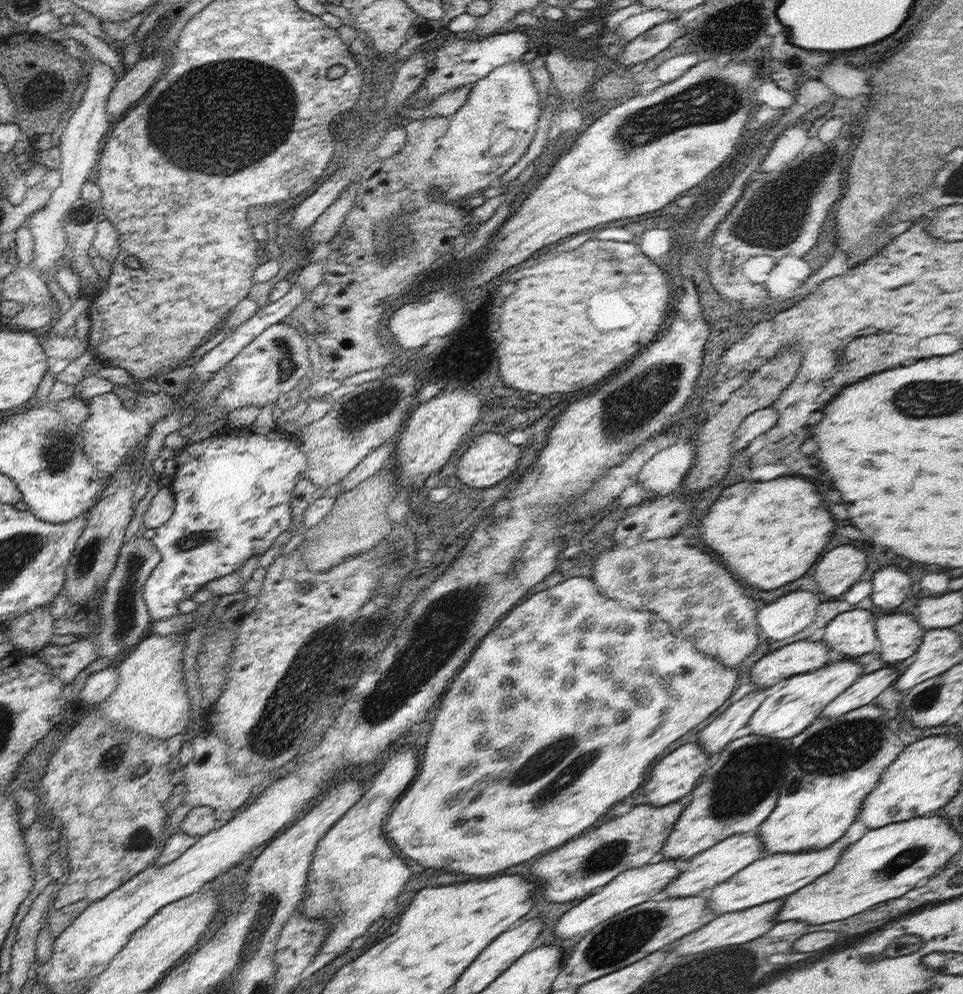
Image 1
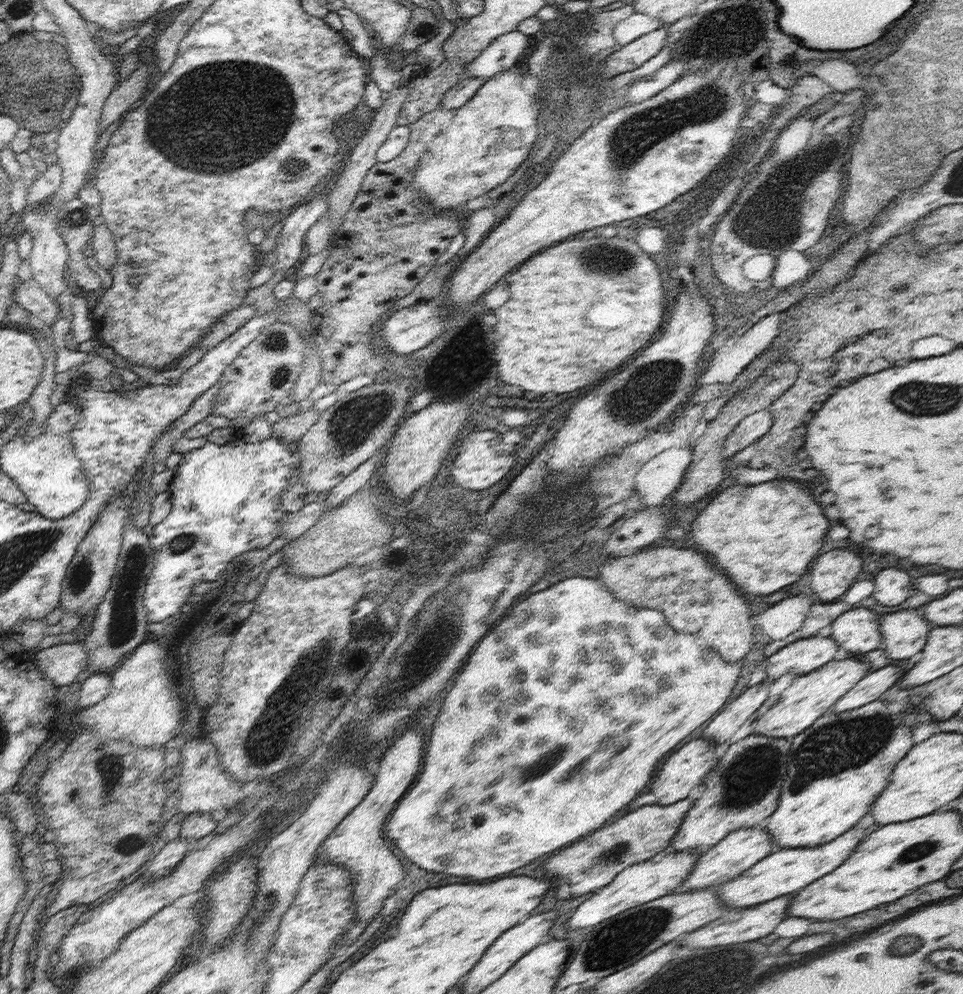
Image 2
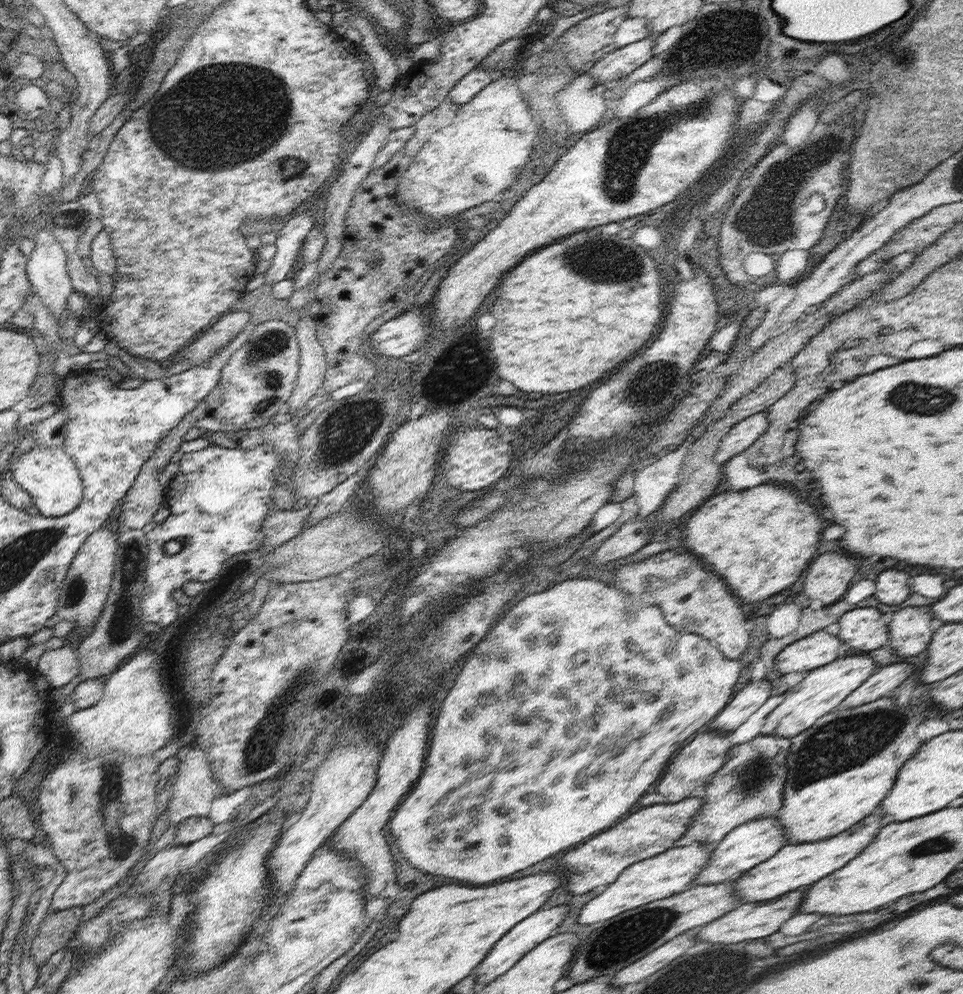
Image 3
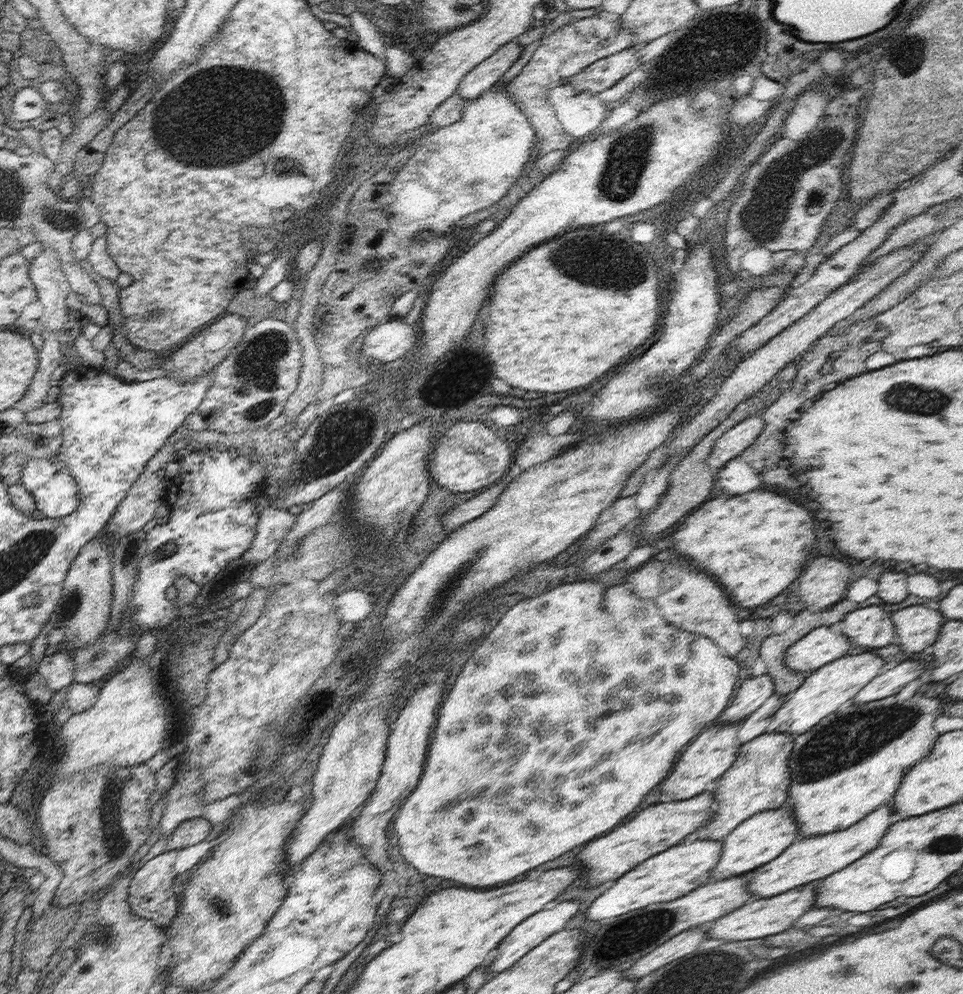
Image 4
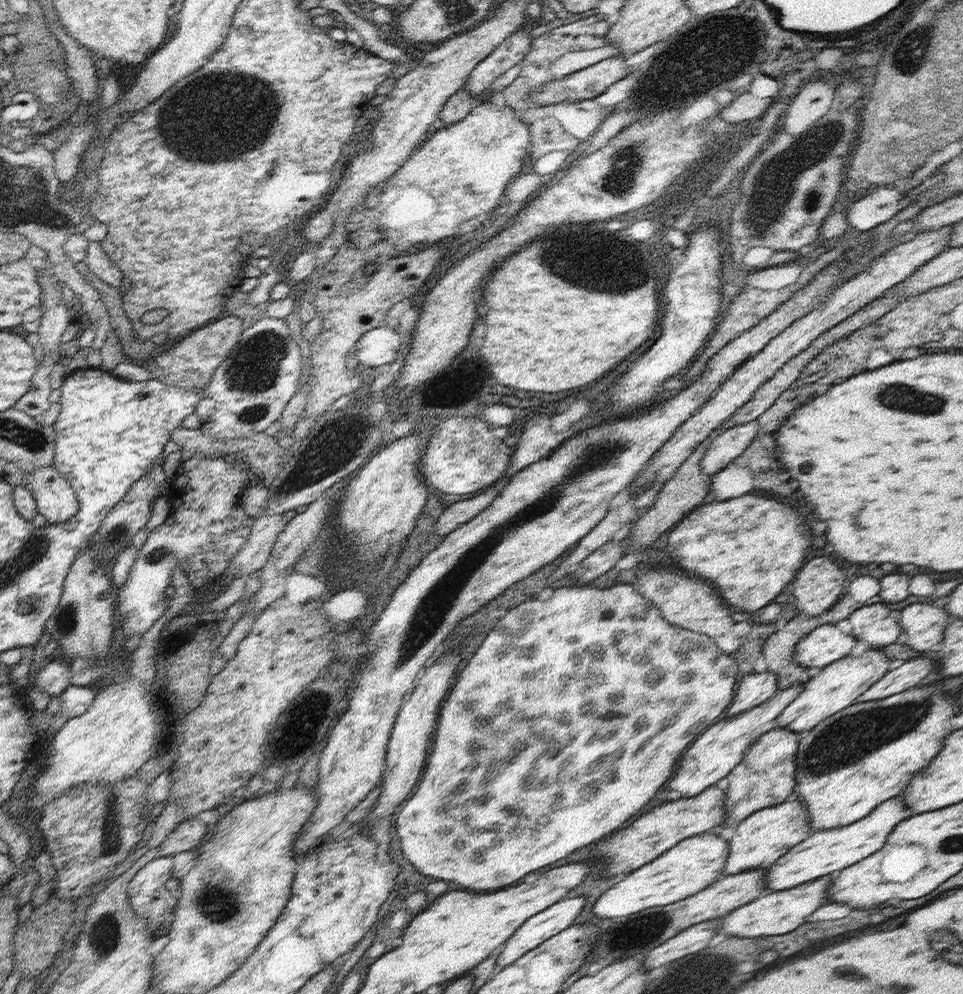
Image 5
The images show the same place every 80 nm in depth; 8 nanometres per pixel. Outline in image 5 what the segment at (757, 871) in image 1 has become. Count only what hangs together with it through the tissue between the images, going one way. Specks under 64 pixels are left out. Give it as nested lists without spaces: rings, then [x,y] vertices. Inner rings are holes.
[[[896,796],[896,798],[882,802],[866,818],[862,818],[858,822],[840,828],[812,832],[812,836],[806,838],[806,842],[793,846],[790,852],[772,863],[772,866],[768,868],[768,876],[766,876],[766,888],[786,890],[786,888],[798,886],[802,882],[830,874],[834,870],[844,870],[846,866],[852,866],[852,864],[872,856],[886,844],[892,828],[902,822],[904,818],[908,818],[910,814],[912,812],[908,810],[902,796]]]

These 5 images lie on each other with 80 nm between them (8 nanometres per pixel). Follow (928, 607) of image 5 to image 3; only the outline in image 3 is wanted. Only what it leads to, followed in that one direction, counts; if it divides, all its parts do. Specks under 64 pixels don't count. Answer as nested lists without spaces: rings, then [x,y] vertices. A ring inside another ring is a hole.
[[[908,606],[898,610],[890,621],[890,647],[901,656],[916,656],[928,648],[934,628],[930,610]]]

